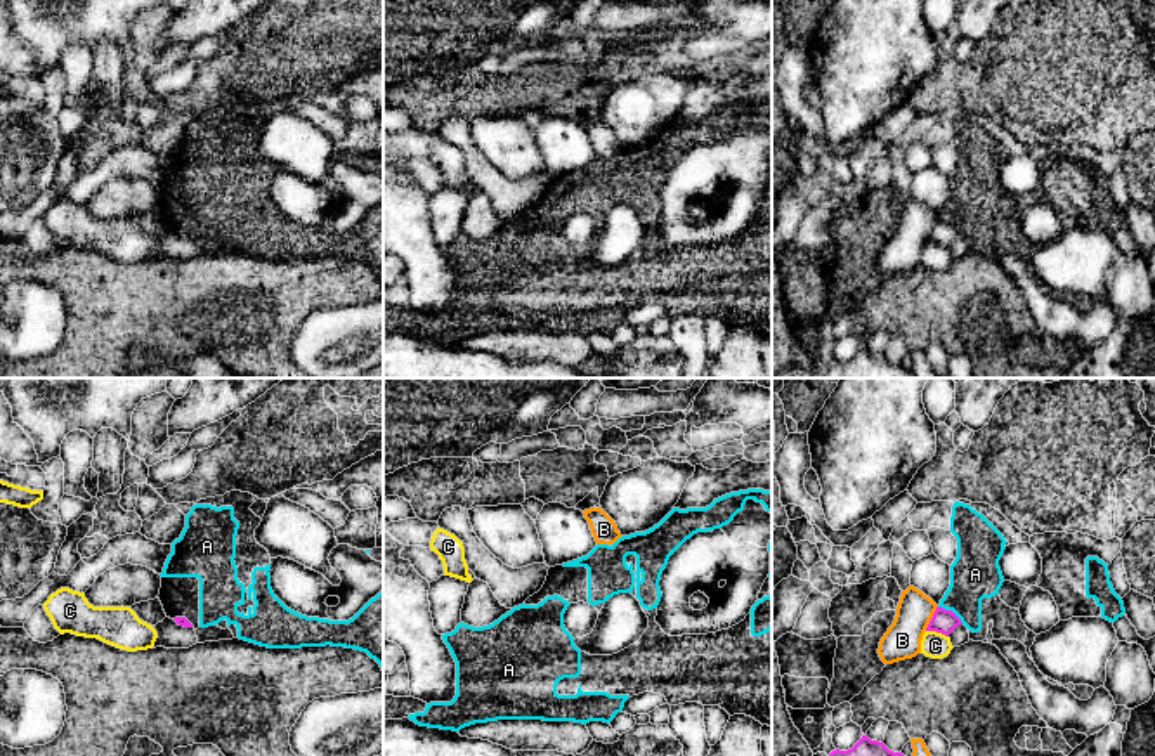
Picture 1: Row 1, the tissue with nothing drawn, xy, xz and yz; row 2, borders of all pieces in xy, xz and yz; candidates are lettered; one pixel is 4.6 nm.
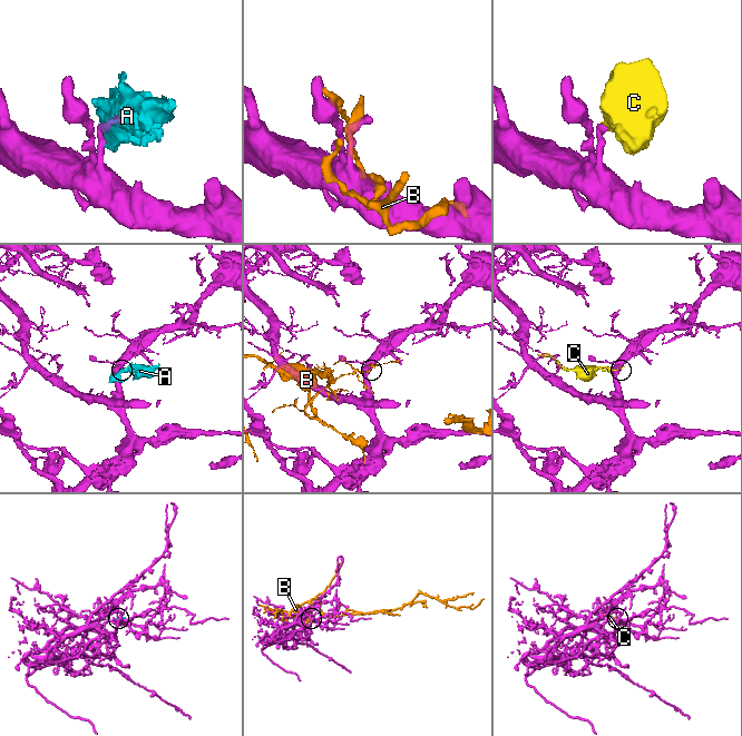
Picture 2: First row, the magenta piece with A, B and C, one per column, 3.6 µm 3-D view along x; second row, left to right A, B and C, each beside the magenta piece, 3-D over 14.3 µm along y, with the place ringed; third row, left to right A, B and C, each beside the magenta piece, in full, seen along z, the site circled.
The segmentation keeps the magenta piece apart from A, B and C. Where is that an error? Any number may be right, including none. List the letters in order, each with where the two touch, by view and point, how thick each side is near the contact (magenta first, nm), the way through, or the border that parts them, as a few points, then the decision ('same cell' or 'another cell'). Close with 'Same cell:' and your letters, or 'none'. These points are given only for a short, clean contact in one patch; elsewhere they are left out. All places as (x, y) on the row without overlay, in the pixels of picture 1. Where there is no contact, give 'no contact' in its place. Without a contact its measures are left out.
A: yz (951, 222) | 110/240 nm | along yz (939, 217), (951, 222), (963, 234) | another cell
B: yz (932, 229) | 110/170 nm | another cell
C: yz (937, 243) | 110/120 nm | along yz (926, 241), (935, 241), (947, 248) | another cell
Same cell: none

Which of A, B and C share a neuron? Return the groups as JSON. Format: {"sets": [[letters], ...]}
{"sets": [["A"], ["B"], ["C"]]}

